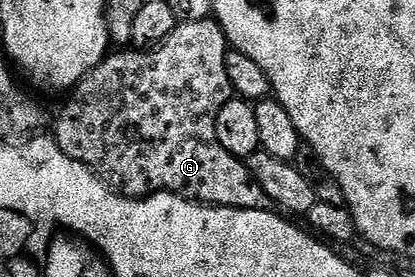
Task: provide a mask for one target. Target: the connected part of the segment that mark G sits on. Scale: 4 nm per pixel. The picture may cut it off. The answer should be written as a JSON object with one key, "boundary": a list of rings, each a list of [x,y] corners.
{"boundary":[[[209,17],[204,20],[179,22],[172,36],[168,36],[168,40],[164,40],[160,46],[150,49],[130,48],[125,52],[114,52],[118,54],[111,53],[87,78],[83,78],[74,87],[67,97],[71,98],[63,104],[62,111],[58,114],[58,123],[55,124],[54,130],[52,126],[52,137],[58,142],[64,156],[72,156],[72,160],[90,167],[111,190],[115,190],[125,198],[145,198],[148,194],[178,194],[181,198],[188,198],[191,202],[201,202],[208,206],[227,206],[237,210],[270,210],[272,203],[268,192],[264,192],[264,188],[256,184],[245,161],[232,156],[232,152],[228,152],[225,148],[220,148],[220,140],[216,140],[216,116],[220,116],[220,108],[224,108],[224,104],[228,104],[228,100],[235,97],[232,84],[228,80],[227,49],[226,33],[222,31],[222,25],[213,17]]]}

